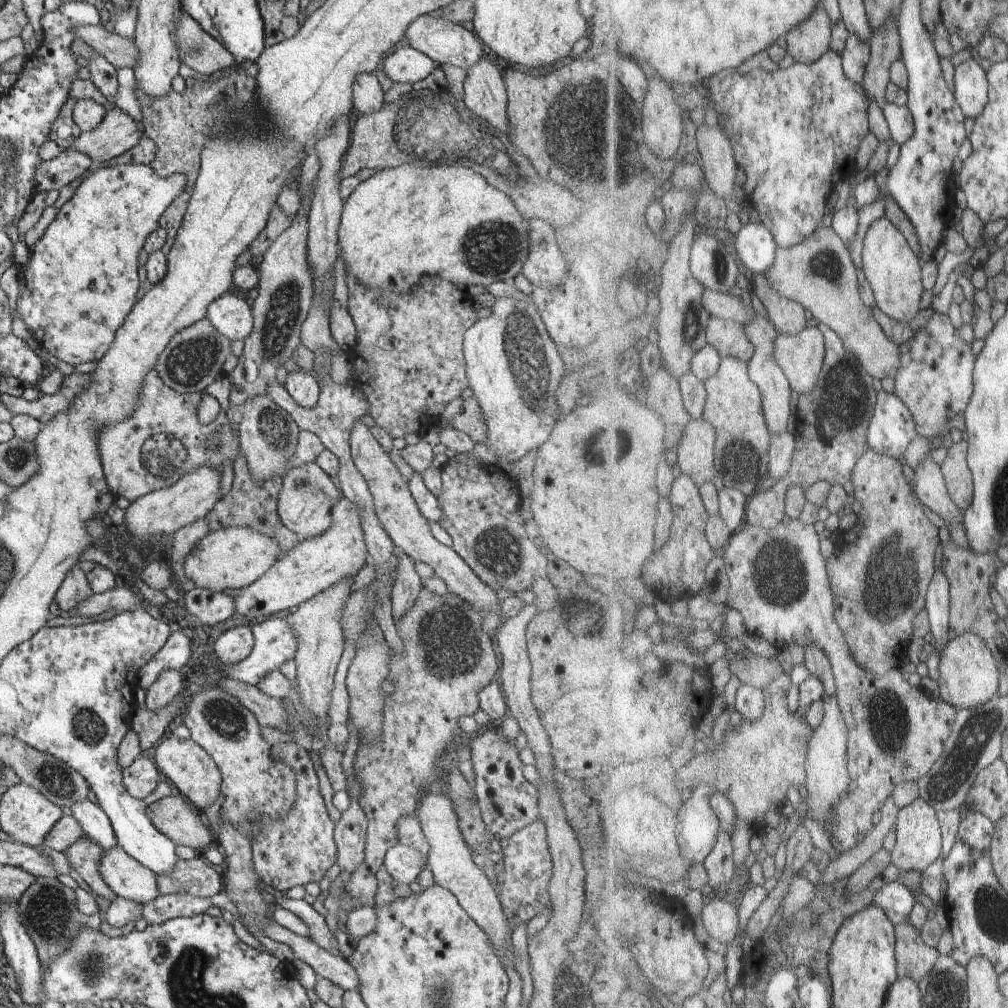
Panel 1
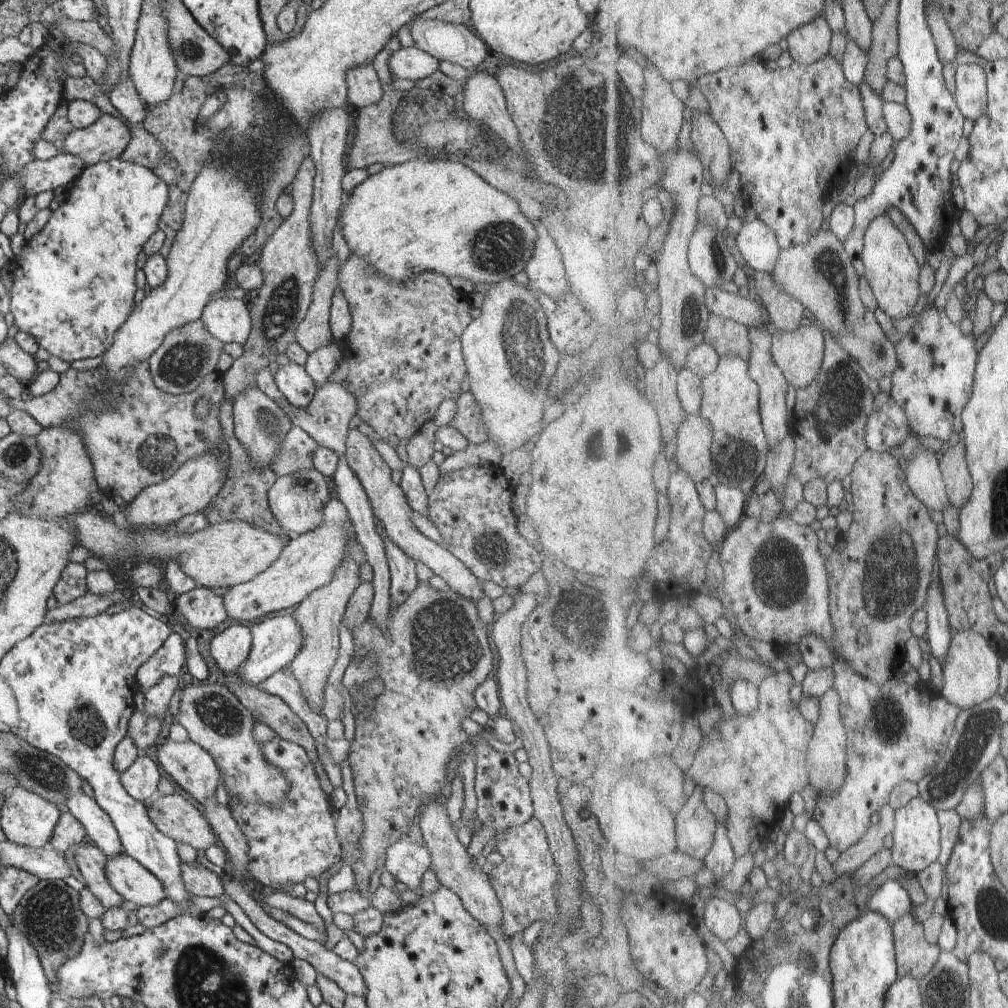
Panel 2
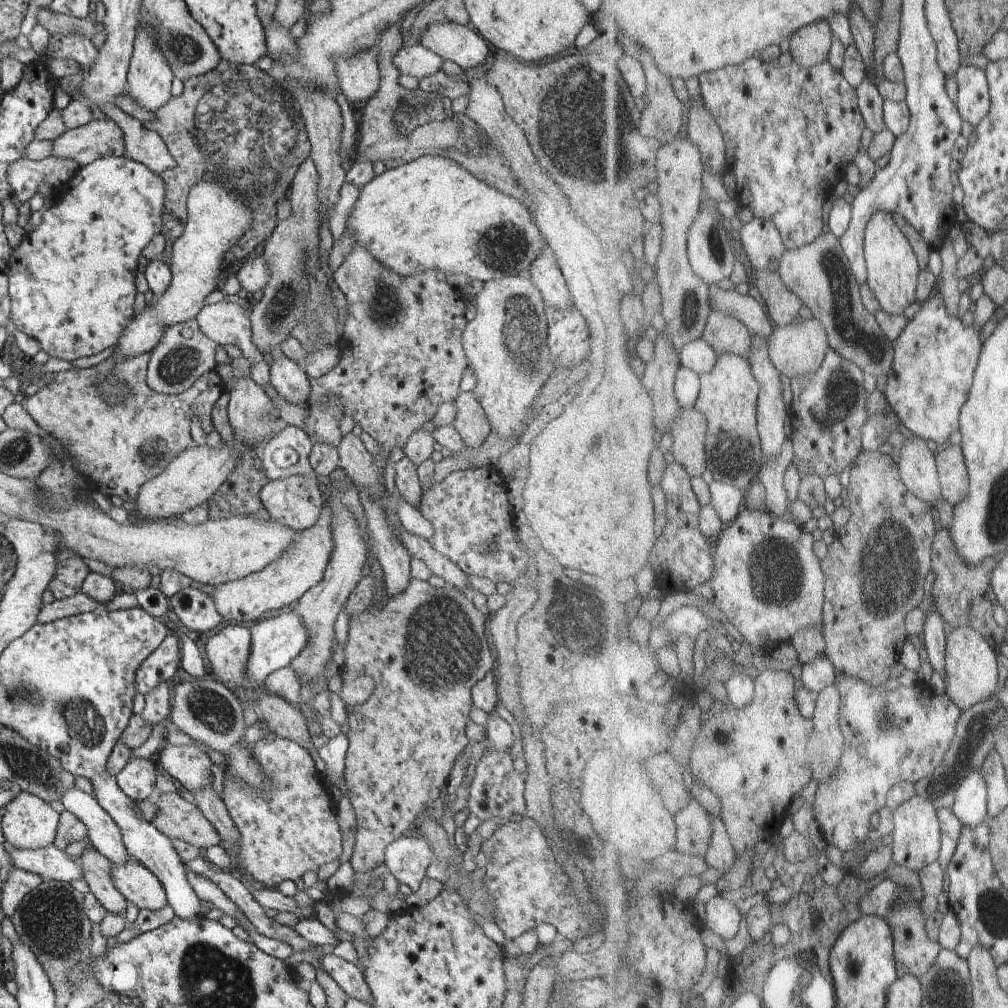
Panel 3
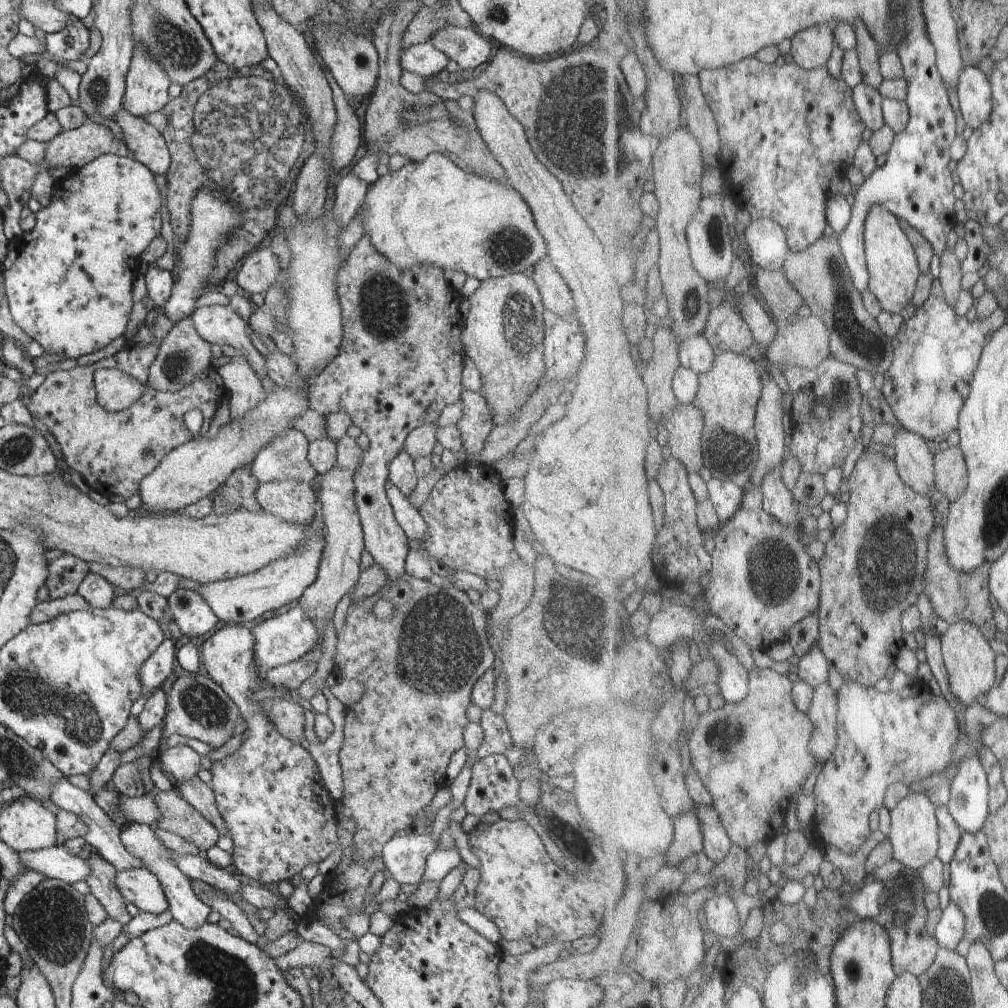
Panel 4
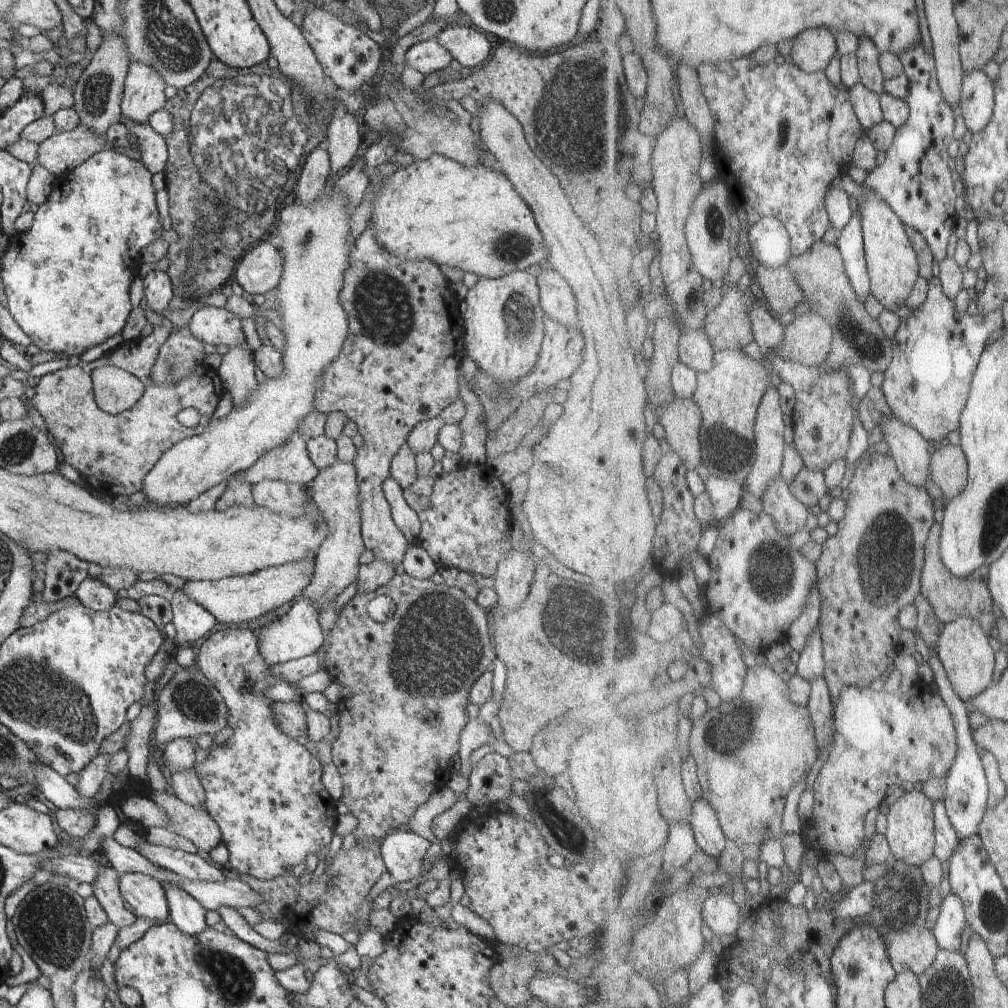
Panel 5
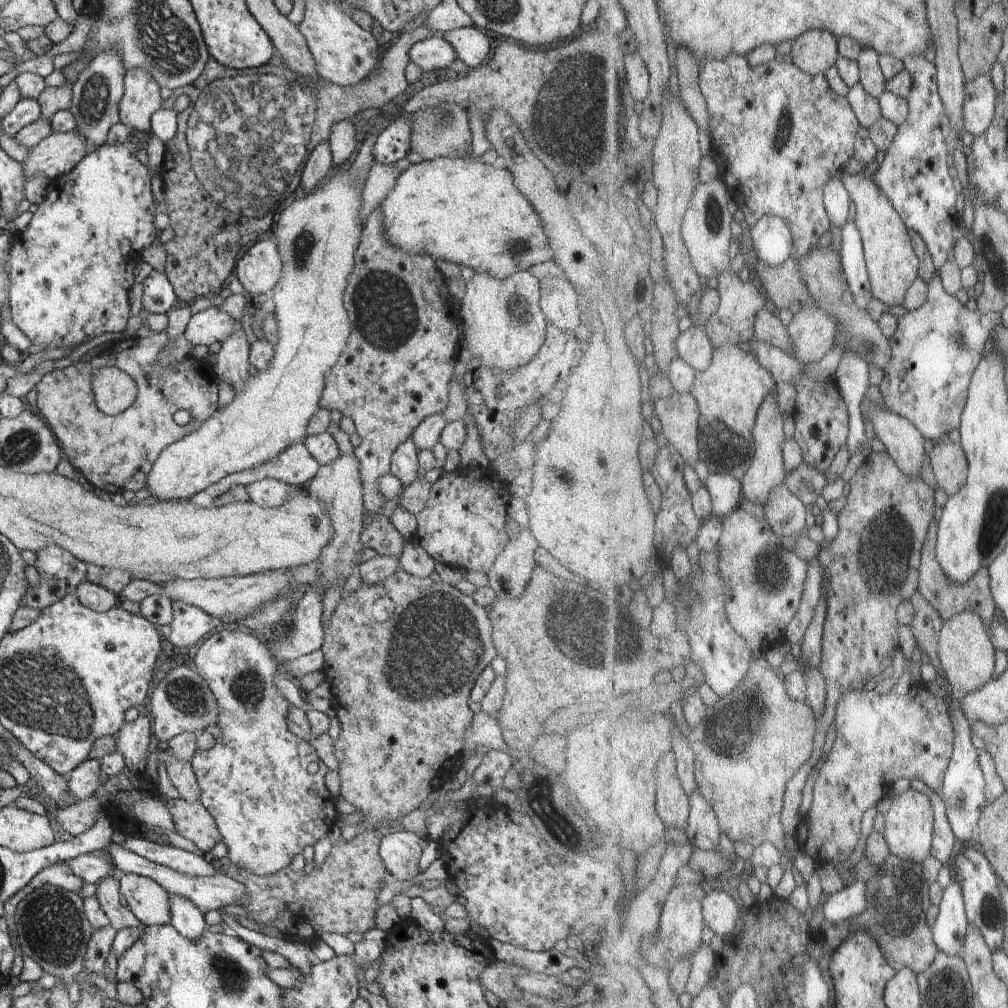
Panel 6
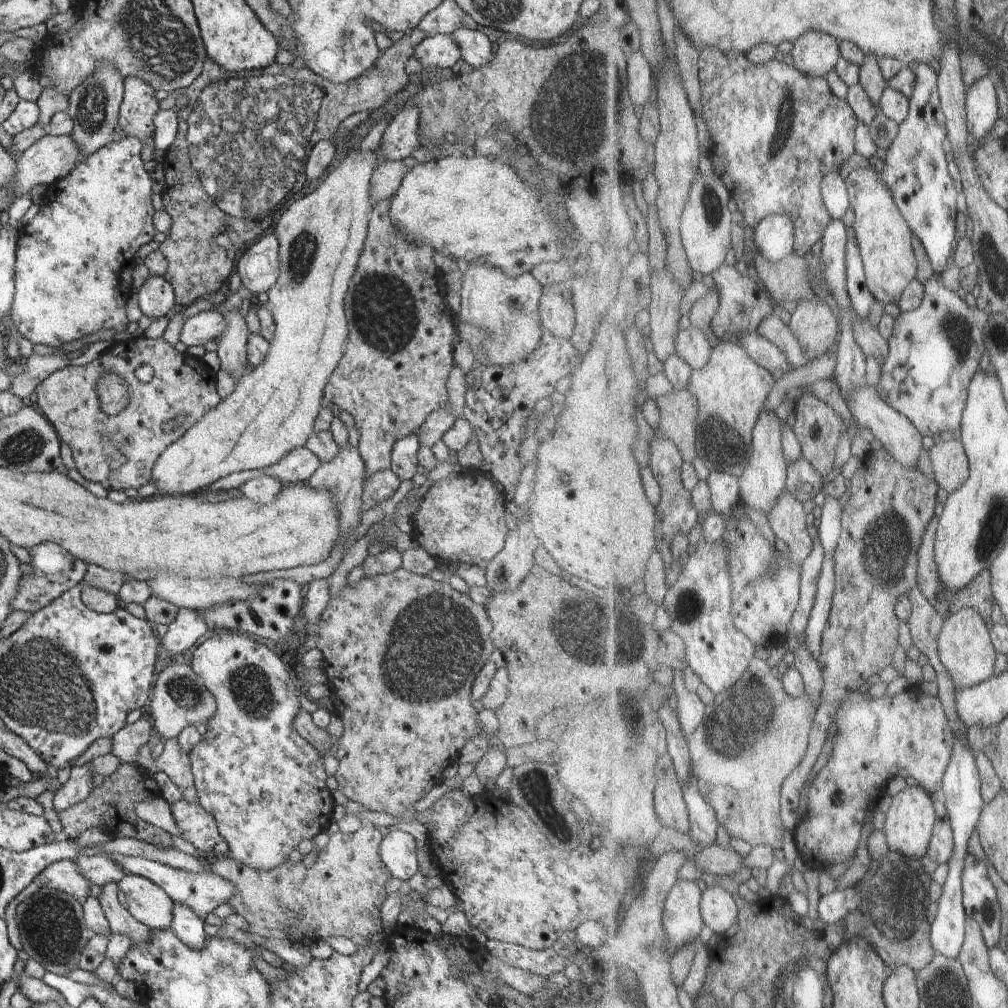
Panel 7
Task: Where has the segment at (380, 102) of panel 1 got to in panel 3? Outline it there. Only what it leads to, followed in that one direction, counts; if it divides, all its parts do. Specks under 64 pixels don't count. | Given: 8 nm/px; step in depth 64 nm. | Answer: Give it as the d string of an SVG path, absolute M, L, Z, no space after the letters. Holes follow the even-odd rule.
M373 50L362 51L335 62L341 92L353 105L369 101L378 92L381 74L375 56Z

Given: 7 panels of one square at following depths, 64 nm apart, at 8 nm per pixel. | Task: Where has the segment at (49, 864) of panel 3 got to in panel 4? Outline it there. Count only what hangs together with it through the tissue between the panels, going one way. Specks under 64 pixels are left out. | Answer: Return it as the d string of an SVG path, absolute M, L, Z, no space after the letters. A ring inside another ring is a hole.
M58 844L47 849L18 853L24 868L43 874L46 879L60 879L68 884L87 880L91 868L86 855L74 856Z

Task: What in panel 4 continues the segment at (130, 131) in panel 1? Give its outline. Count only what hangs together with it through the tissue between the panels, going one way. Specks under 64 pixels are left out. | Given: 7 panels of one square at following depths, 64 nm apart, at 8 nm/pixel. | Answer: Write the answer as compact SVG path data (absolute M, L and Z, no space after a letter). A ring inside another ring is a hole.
M88 121L75 129L62 130L49 140L44 165L79 169L106 153L130 157L127 146L112 135L108 126Z

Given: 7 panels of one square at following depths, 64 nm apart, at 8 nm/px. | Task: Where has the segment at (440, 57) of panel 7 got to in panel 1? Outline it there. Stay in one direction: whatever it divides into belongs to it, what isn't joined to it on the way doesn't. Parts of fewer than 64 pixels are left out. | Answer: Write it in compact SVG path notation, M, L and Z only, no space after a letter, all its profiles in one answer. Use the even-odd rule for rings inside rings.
M398 46L395 52L384 58L384 74L392 82L414 84L425 79L438 66L429 56L412 47Z

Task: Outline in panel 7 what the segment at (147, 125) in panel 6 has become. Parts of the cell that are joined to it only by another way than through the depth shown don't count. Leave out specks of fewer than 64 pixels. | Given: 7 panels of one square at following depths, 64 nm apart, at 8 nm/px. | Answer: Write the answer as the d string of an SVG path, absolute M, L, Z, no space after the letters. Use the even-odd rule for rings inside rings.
M140 77L123 78L123 97L119 106L118 126L140 140L153 136L155 124L153 118L161 108L156 99L156 91Z

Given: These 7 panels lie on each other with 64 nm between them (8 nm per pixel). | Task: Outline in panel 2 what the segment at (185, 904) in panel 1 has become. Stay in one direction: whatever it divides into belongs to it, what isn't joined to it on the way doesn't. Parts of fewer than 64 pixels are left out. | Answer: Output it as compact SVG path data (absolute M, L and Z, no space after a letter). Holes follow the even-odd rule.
M226 892L222 893L218 898L204 898L192 896L194 904L192 910L185 909L182 905L177 905L170 897L164 897L157 905L139 907L136 909L137 918L140 924L146 929L151 929L167 920L174 918L176 915L200 915L207 913L215 906L224 907L233 917L235 922L240 924L242 928L254 938L256 946L260 947L264 952L271 954L274 958L281 960L283 963L290 963L294 956L291 948L286 944L268 938L263 932L260 932L254 923L248 918L248 915L234 902L230 895Z

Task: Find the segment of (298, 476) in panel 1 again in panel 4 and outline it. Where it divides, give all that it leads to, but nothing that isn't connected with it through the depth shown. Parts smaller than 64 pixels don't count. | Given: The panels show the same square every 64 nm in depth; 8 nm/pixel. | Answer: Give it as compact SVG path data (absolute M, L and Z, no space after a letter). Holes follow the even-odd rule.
M306 481L261 483L255 497L264 511L288 523L310 525L319 512L317 494Z

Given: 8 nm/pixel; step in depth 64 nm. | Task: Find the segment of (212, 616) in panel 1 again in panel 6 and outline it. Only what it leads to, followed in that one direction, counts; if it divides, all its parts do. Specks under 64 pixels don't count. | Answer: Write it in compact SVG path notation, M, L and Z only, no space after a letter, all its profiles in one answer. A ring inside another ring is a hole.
M174 601L171 634L165 641L165 646L190 648L200 642L217 623L212 616L197 606L184 601Z

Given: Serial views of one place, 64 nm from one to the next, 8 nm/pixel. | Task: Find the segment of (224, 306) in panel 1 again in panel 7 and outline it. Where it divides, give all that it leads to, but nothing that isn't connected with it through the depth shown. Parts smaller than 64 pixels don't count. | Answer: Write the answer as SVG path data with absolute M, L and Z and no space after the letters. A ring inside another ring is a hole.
M218 310L201 311L188 317L181 330L180 341L187 347L204 346L210 340L220 338L226 330L227 320Z

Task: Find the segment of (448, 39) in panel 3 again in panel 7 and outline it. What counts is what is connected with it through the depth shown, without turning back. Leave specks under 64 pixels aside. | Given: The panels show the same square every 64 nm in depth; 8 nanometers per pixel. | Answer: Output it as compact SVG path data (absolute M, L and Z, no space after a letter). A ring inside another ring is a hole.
M462 26L453 32L451 37L460 47L462 60L474 69L486 66L488 61L495 57L490 38L478 29L474 30Z

